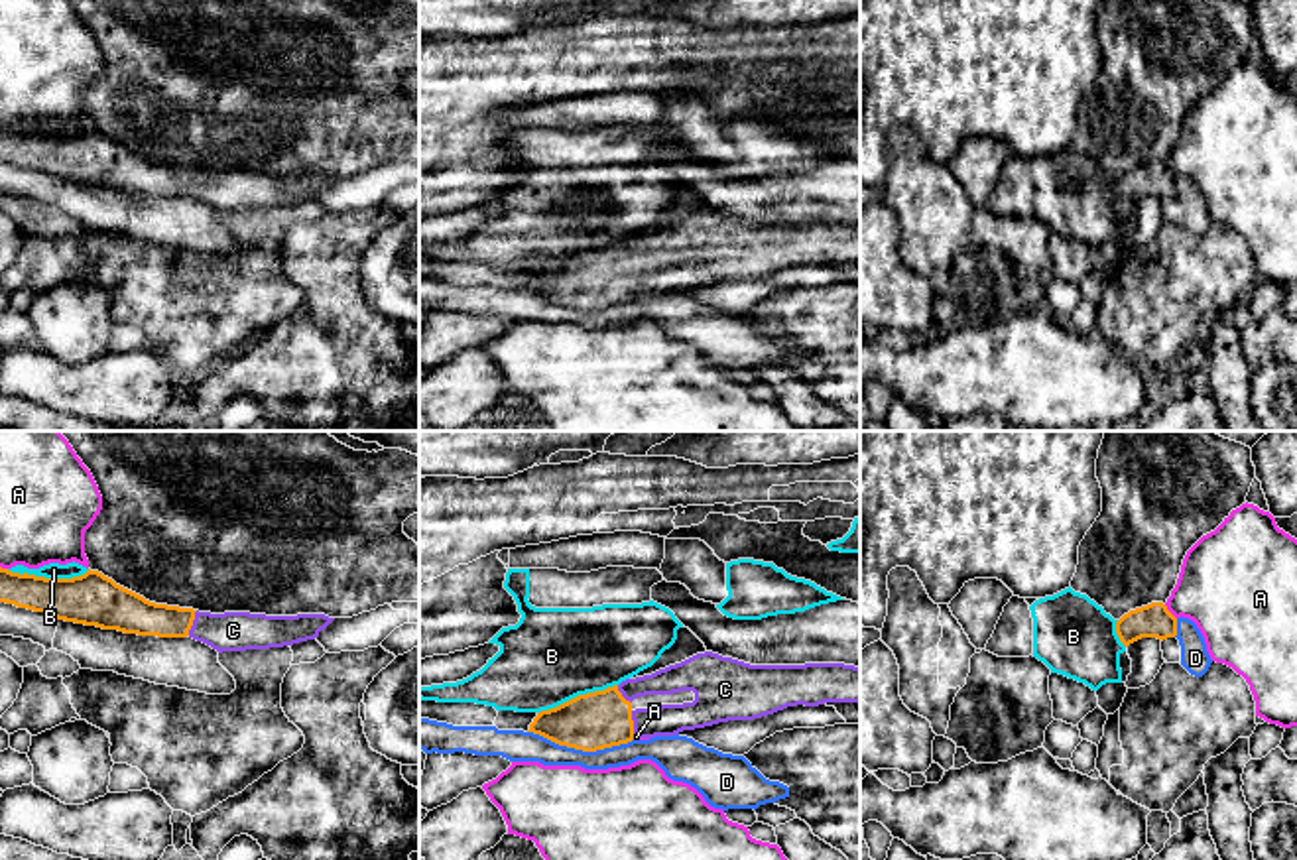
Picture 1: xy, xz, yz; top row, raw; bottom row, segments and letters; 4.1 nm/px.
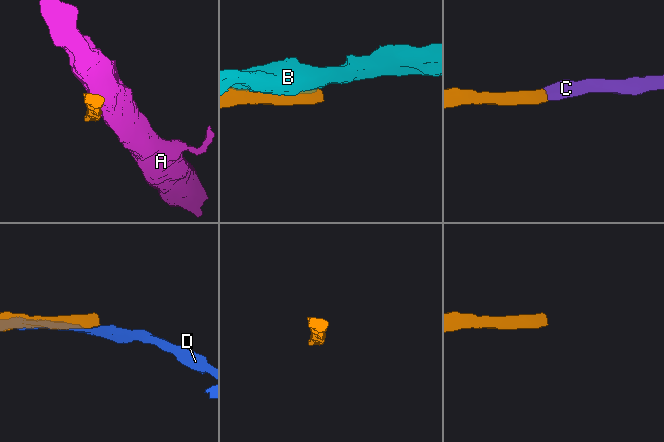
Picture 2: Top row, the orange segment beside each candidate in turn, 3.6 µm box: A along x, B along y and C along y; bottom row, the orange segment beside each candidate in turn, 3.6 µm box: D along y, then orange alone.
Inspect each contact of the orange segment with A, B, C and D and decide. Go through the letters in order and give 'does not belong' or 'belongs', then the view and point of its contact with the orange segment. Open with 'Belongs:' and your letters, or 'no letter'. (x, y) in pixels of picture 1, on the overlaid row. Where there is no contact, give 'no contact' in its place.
Belongs: C
A: does not belong; contact yz (1170, 613)
B: does not belong; contact xy (48, 579)
C: belongs; contact xy (191, 622)
D: does not belong; contact xz (581, 748)

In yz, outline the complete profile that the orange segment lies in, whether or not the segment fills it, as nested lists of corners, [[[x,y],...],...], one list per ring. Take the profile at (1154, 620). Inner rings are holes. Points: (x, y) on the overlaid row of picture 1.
[[[1151,602],[1124,614],[1116,622],[1116,634],[1126,647],[1142,638],[1163,642],[1177,636],[1177,618],[1163,602]]]

